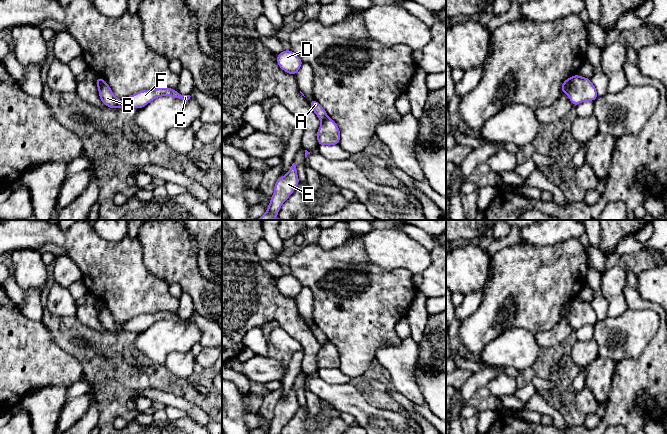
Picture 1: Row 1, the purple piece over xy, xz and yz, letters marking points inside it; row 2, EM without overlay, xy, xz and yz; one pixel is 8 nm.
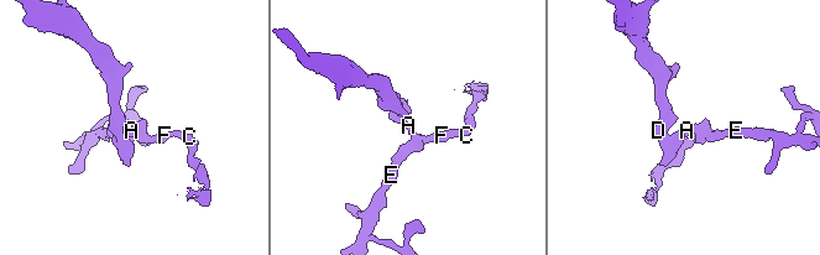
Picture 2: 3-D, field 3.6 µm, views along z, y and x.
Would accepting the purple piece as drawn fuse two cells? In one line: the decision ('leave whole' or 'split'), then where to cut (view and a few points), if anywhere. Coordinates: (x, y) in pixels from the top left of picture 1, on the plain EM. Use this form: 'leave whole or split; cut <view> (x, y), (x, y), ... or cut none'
split; cut yz (571, 302), (570, 309), (565, 315)

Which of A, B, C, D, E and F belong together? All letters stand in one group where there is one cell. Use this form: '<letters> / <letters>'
A D / B C E F

